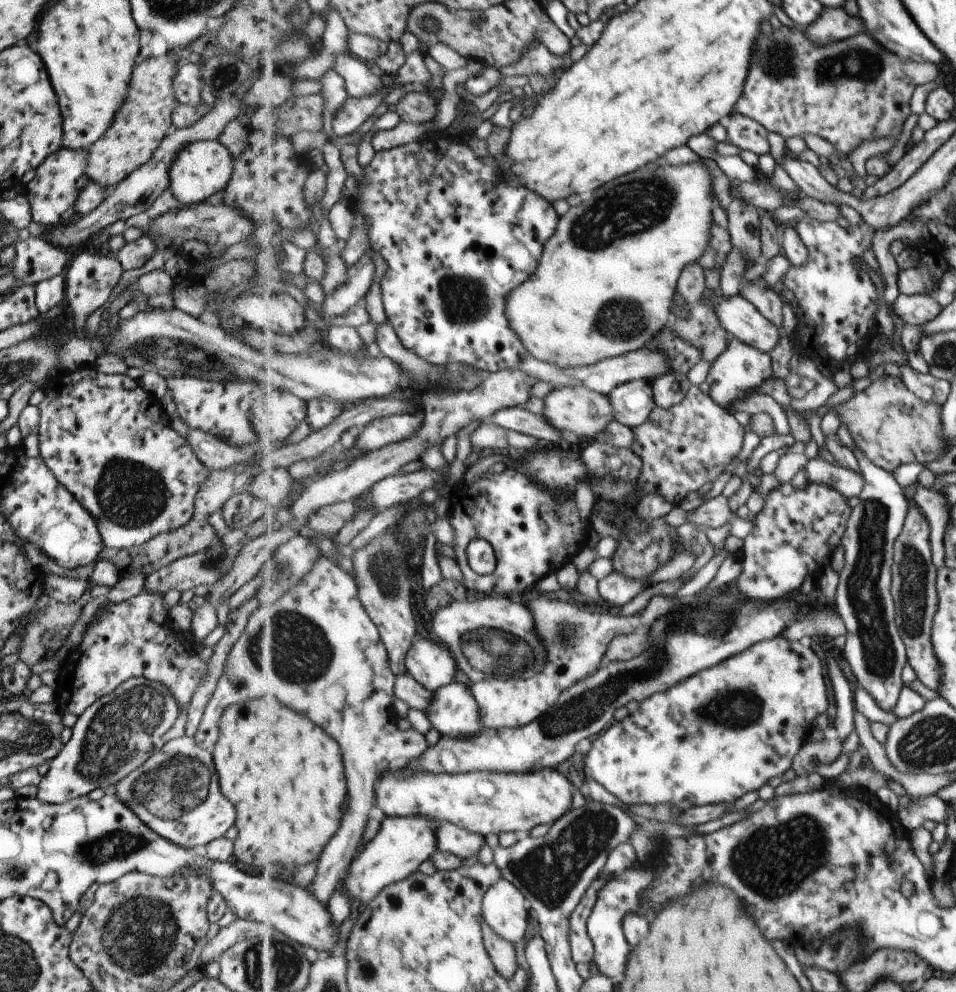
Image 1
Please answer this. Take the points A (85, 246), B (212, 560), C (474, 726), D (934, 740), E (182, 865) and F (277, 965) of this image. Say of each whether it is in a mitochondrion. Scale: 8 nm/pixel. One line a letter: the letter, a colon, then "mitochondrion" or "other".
A: other
B: mitochondrion
C: other
D: mitochondrion
E: other
F: mitochondrion

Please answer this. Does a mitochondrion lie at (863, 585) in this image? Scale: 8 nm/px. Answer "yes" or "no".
yes

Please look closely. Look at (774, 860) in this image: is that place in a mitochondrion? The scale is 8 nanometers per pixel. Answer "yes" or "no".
yes

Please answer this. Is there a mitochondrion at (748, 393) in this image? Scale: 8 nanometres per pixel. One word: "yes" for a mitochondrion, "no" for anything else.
no

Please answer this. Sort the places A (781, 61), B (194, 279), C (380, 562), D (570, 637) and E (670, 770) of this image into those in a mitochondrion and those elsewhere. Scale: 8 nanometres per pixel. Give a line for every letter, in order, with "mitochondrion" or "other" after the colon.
A: mitochondrion
B: other
C: mitochondrion
D: mitochondrion
E: other

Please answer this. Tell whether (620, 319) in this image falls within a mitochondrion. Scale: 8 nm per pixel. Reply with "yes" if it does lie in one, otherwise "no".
yes

